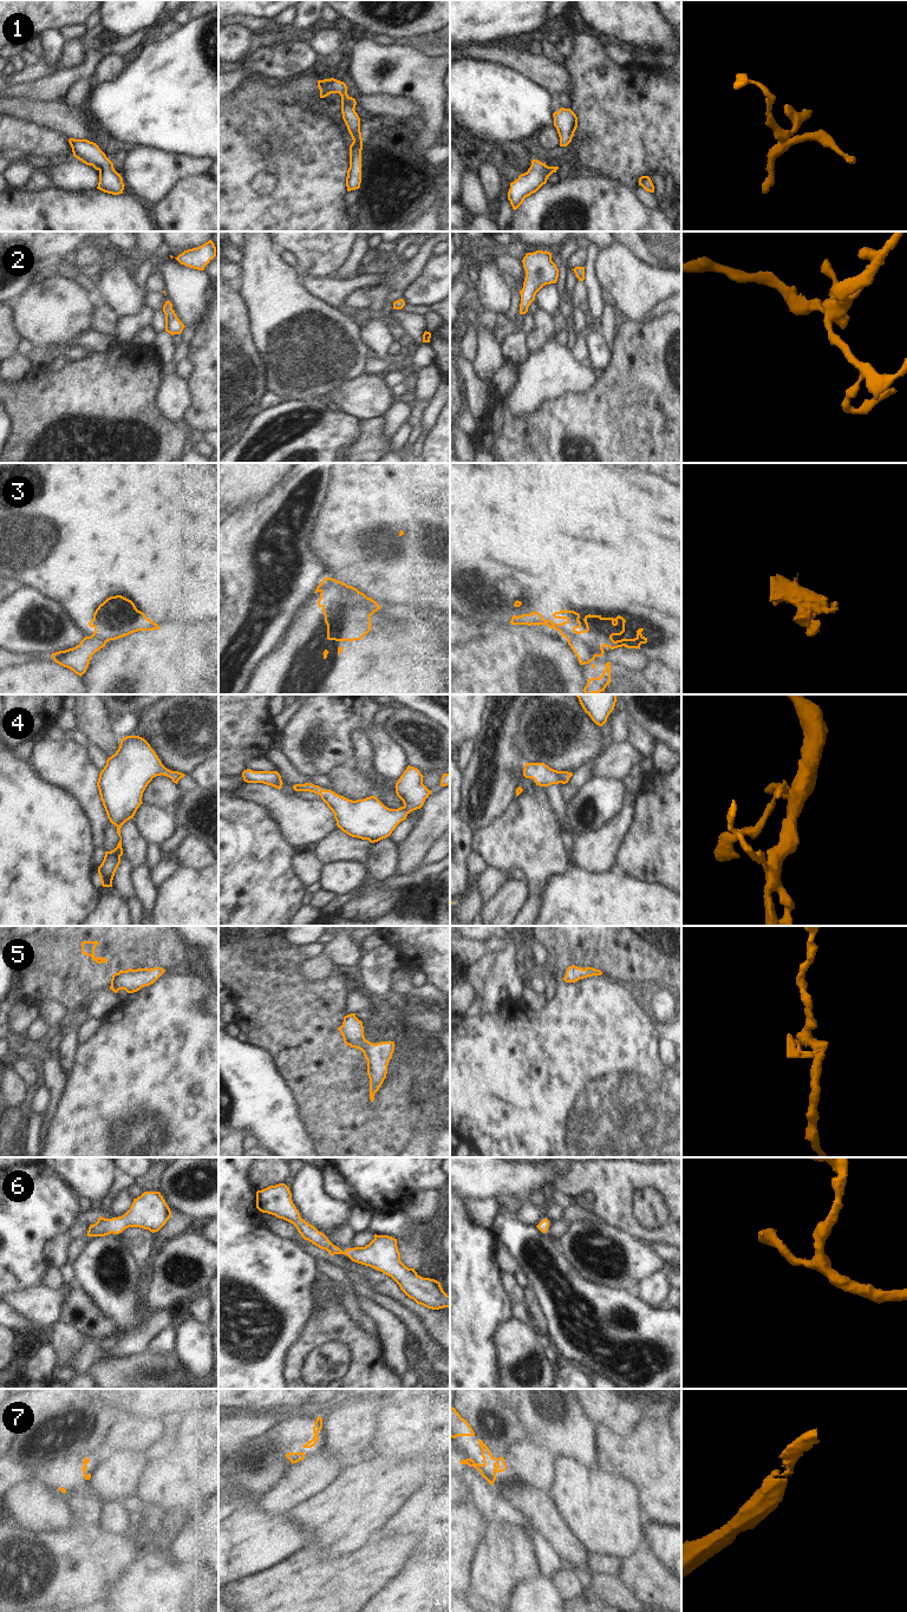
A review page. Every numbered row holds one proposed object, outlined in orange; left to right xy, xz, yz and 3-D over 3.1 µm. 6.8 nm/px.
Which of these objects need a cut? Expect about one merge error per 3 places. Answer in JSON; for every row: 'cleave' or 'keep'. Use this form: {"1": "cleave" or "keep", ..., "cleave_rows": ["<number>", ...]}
{"1": "keep", "2": "keep", "3": "cleave", "4": "keep", "5": "keep", "6": "keep", "7": "keep", "cleave_rows": ["3"]}

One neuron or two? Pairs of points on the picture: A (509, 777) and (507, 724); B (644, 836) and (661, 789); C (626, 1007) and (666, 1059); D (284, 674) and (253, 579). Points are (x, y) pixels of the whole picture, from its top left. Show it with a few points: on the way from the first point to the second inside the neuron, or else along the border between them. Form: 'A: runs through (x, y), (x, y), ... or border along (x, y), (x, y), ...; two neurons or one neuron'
A: runs through (507, 764), (507, 737); one neuron
B: runs through (656, 824), (661, 818), (661, 801); one neuron
C: border along (659, 1037), (659, 1059), (669, 1068); two neurons
D: border along (289, 622), (284, 637), (255, 666); two neurons

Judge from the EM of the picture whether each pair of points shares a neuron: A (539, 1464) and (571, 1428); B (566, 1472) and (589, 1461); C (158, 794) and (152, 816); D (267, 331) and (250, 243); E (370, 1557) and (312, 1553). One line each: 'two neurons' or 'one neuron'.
A: two neurons
B: two neurons
C: two neurons
D: one neuron
E: one neuron

